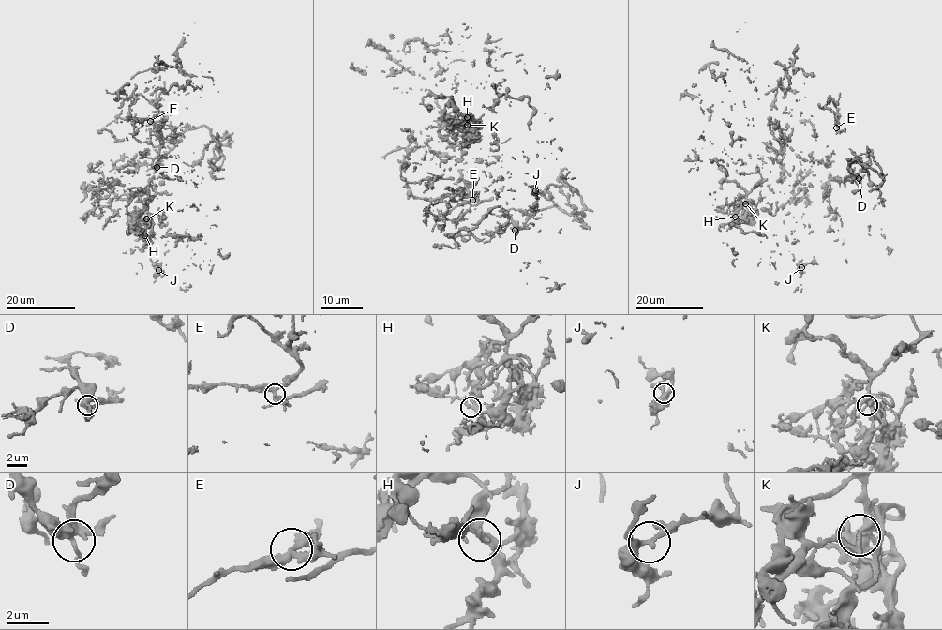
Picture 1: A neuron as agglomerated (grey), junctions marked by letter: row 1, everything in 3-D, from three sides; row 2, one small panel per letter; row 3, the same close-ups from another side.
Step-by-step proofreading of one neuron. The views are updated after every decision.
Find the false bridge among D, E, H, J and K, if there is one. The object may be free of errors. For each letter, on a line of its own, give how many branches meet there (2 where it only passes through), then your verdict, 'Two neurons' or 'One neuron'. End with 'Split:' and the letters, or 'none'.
D: Branches: 4. One neuron
E: Branches: 4. One neuron
H: Branches: 3. One neuron
J: Branches: 3. One neuron
K: Branches: 5. One neuron
Split: none

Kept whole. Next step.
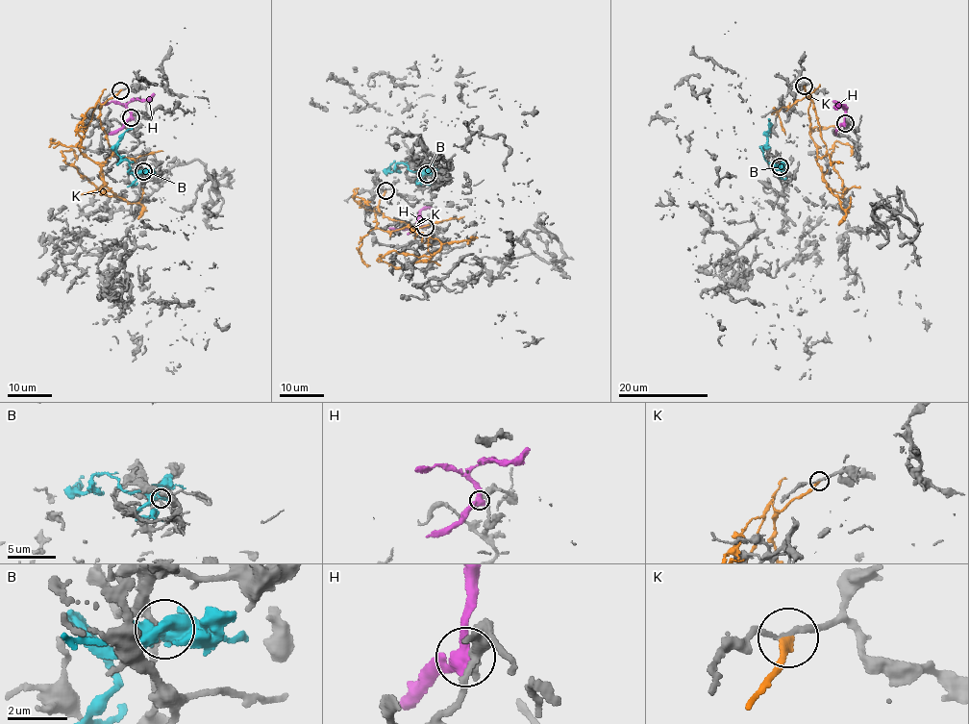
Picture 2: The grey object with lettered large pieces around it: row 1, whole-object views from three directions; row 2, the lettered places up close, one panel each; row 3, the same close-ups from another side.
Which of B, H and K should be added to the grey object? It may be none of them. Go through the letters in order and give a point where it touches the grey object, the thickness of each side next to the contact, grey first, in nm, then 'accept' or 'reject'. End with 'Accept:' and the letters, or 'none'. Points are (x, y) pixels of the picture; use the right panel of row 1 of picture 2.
B: meets grey at (780, 166); 200 nm thick on the grey side, 500 nm on the other; accept
H: meets grey at (845, 123); 340 nm thick on the grey side, 440 nm on the other; reject
K: meets grey at (804, 86); 160 nm thick on the grey side, 280 nm on the other; reject
Accept: B

